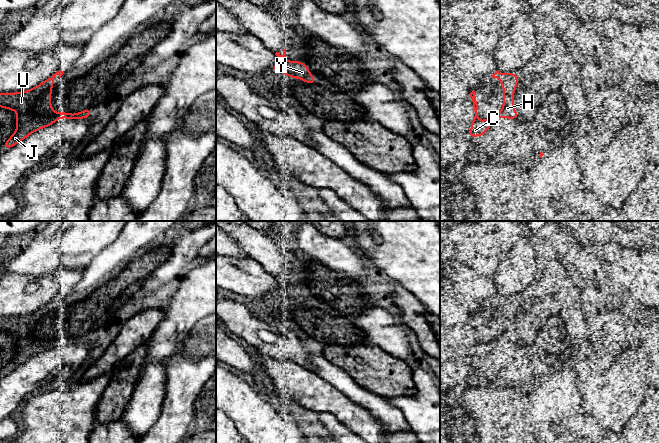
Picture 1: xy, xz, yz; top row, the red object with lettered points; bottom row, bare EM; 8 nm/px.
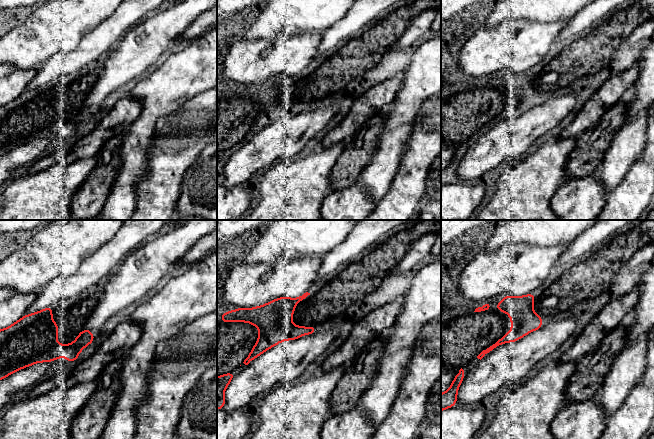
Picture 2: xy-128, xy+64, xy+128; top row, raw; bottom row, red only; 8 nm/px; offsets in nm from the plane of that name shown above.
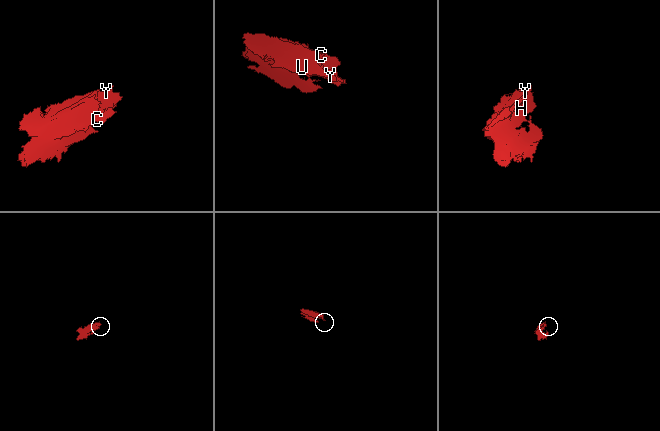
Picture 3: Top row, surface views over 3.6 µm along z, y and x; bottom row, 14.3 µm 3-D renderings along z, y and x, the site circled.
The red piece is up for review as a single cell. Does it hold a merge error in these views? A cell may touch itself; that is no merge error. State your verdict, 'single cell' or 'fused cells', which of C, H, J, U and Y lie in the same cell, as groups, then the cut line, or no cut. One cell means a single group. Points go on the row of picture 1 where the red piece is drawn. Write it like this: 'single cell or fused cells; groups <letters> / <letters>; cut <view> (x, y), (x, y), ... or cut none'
single cell; groups C H J U Y; cut none

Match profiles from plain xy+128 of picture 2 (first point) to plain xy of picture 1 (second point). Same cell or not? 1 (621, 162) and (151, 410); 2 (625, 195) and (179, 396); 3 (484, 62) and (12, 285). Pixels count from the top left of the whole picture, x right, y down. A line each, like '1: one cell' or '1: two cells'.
1: one cell
2: one cell
3: one cell

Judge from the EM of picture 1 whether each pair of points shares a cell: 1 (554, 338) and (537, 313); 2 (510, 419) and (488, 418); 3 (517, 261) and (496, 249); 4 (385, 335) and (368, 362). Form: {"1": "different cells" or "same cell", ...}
{"1": "different cells", "2": "same cell", "3": "different cells", "4": "different cells"}

